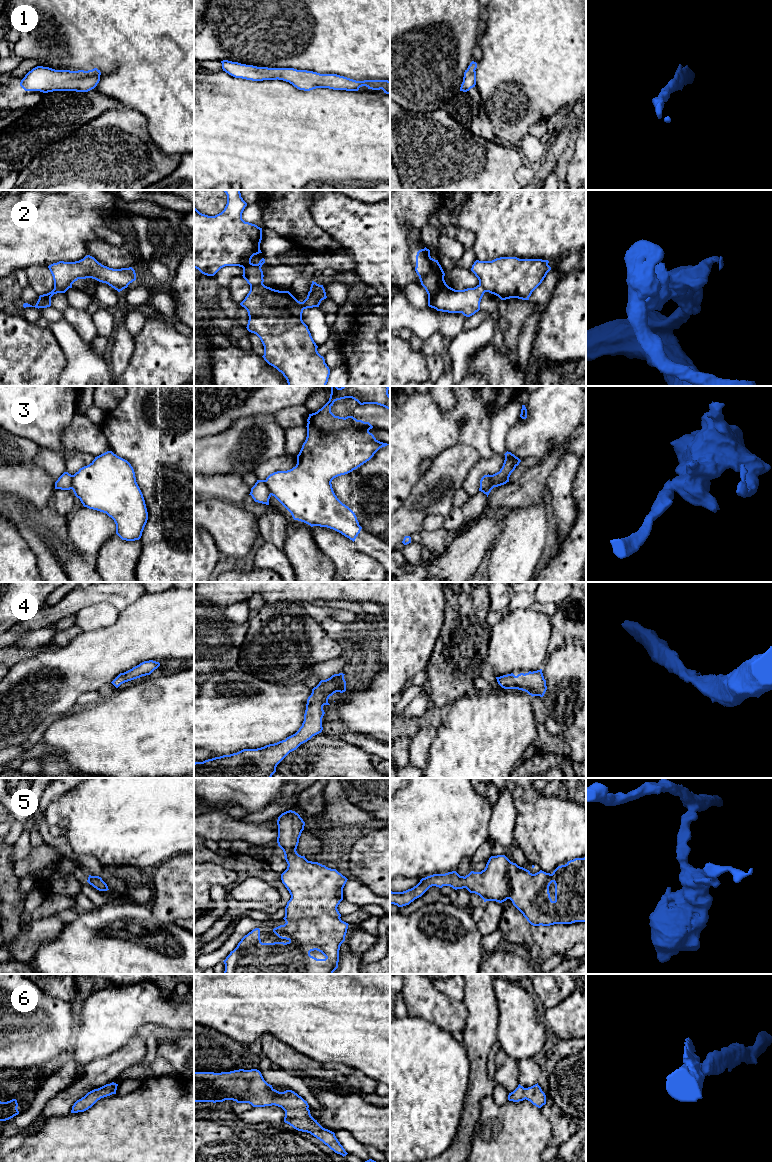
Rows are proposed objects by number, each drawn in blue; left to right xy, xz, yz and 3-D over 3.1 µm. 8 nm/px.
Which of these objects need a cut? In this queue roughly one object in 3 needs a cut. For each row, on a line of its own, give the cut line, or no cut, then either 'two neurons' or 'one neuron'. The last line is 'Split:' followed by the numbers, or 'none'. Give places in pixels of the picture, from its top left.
1: no cut; one neuron
2: cut in xz along (262, 282), (250, 286); two neurons
3: cut in xz along (264, 480), (271, 494); two neurons
4: no cut; one neuron
5: no cut; one neuron
6: no cut; one neuron
Split: 2, 3

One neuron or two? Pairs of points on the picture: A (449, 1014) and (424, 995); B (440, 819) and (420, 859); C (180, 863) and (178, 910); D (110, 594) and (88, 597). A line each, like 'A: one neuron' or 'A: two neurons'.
A: one neuron
B: one neuron
C: one neuron
D: one neuron

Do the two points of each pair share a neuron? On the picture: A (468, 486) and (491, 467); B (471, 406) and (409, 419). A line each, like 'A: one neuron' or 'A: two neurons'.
A: one neuron
B: one neuron

